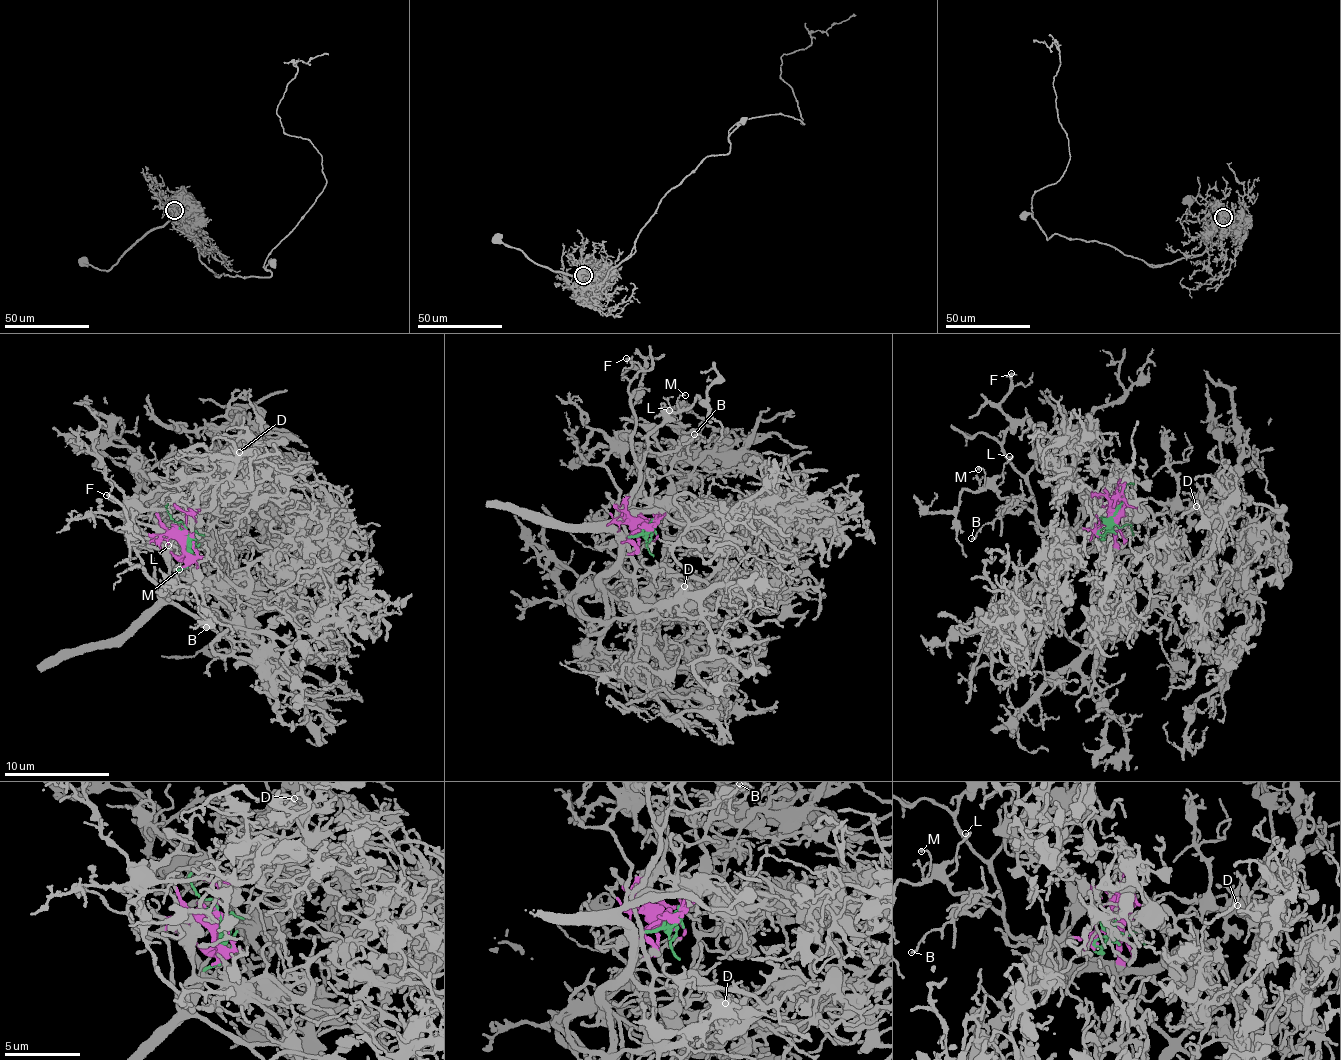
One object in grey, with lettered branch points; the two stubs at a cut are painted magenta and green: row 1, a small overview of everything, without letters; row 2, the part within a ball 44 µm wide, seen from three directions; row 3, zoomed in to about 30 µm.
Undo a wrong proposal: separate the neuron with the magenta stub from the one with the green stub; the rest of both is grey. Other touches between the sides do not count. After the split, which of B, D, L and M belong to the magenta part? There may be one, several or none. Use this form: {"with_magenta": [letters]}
{"with_magenta": ["D"]}

